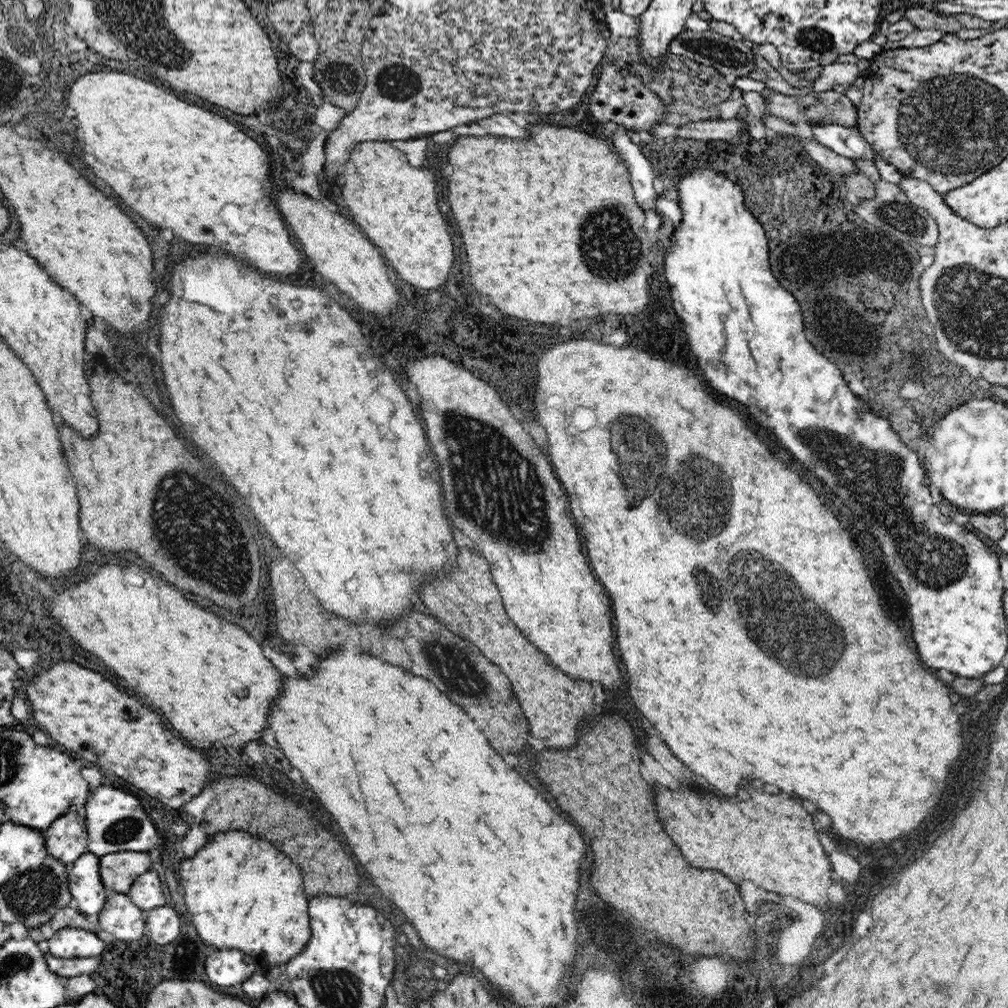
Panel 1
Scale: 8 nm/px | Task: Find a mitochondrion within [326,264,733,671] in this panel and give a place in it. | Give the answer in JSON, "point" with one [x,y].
{"point":[520,520]}

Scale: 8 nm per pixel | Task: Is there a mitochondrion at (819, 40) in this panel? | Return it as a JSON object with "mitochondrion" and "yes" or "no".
{"mitochondrion":"yes"}

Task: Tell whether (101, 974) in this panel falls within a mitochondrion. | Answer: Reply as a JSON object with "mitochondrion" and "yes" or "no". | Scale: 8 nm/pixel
{"mitochondrion":"no"}

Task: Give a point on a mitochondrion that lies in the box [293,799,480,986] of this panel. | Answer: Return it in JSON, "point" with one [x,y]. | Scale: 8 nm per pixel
{"point":[407,961]}

